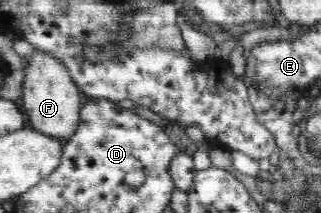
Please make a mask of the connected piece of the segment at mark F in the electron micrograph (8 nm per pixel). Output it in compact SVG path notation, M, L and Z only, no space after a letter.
M34 50L27 60L19 102L22 112L28 113L27 125L32 125L34 131L44 133L46 137L58 139L58 142L68 142L80 126L81 103L85 97L71 79L68 68L54 55Z

